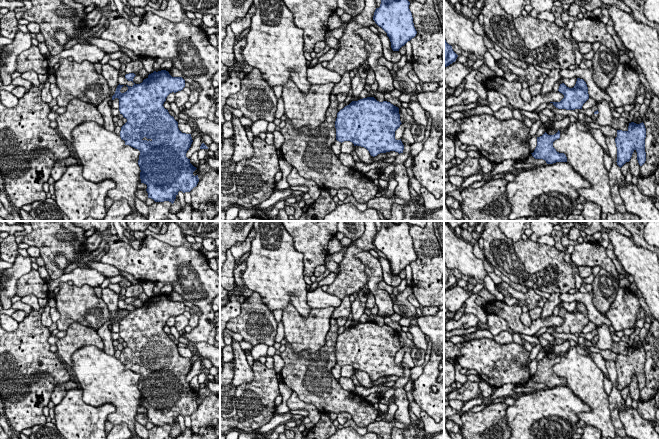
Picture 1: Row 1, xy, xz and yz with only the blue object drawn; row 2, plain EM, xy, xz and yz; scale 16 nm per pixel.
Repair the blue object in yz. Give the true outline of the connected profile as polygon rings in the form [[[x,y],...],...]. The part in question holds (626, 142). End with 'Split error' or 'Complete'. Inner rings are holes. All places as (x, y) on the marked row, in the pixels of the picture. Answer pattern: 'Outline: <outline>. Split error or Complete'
Outline: [[[629,123],[628,130],[617,130],[615,143],[617,147],[617,165],[621,168],[629,162],[634,151],[637,152],[637,160],[640,166],[646,161],[645,152],[646,128],[644,123]]]. Complete

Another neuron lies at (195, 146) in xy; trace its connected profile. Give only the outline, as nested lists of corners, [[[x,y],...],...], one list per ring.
[[[197,136],[195,139],[193,139],[193,142],[191,144],[191,147],[189,148],[189,150],[187,151],[186,153],[186,157],[188,159],[190,159],[191,155],[196,152],[196,151],[199,151],[200,150],[200,146],[202,144],[202,141],[201,141],[201,137],[200,136]]]

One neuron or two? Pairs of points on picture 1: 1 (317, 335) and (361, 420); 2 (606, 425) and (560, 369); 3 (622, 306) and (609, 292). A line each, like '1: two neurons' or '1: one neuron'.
1: two neurons
2: one neuron
3: two neurons

